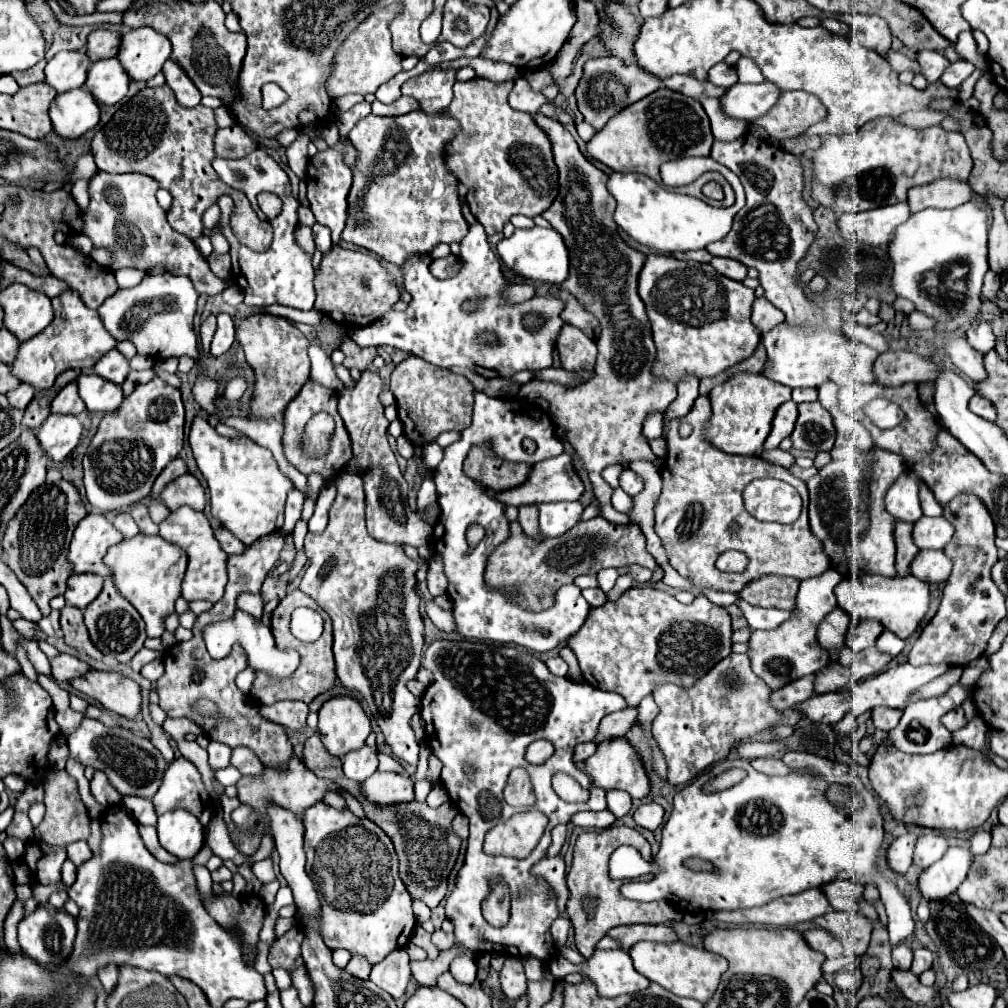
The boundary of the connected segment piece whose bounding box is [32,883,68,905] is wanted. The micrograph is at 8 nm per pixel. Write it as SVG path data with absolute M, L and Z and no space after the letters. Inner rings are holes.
M36 883L32 887L32 895L34 899L38 901L38 905L48 905L48 897L54 893L54 891L62 891L62 889L68 889L64 883L56 883L56 885L40 885Z

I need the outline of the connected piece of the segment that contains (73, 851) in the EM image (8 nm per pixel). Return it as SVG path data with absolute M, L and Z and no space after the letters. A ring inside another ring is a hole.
M86 841L70 843L70 845L66 847L66 851L68 851L68 859L70 859L74 865L82 865L82 863L86 863L86 861L92 857L92 851L90 851L90 847L88 847Z

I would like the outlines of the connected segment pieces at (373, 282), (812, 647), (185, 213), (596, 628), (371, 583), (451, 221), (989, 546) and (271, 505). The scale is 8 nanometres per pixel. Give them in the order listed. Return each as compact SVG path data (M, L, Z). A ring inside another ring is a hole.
M334 245L332 253L322 257L320 271L316 271L316 293L318 299L314 307L334 323L346 327L360 327L380 319L400 299L398 287L376 257L358 251L346 251L338 245Z
M828 569L822 575L800 581L800 589L798 589L798 597L796 597L796 617L790 619L788 623L778 625L772 631L752 629L752 635L748 639L748 653L746 655L750 657L752 671L756 671L756 675L760 679L764 679L764 683L772 691L778 691L780 687L826 667L828 651L824 651L818 645L816 627L822 621L822 617L836 607L834 587L840 581L842 581L842 575L834 569Z
M168 85L156 89L142 89L130 101L126 101L114 117L100 129L92 139L92 155L100 171L106 173L144 173L168 189L174 203L168 211L168 223L182 235L198 239L202 235L202 215L232 189L218 179L212 169L214 133L216 133L214 111L198 105L184 109L174 99Z
M630 587L618 603L592 607L568 647L576 653L588 685L614 691L626 699L628 707L638 707L660 683L692 687L718 661L730 655L730 635L730 615L704 595L690 605L682 605L654 587Z
M348 471L338 475L336 489L338 489L338 495L330 507L328 527L320 535L306 535L304 551L308 555L310 567L306 569L298 589L306 593L308 597L312 597L332 619L334 657L336 657L336 673L338 673L340 683L348 691L360 693L366 699L386 739L386 745L392 749L394 757L416 765L420 747L414 739L410 719L414 713L420 711L420 699L414 697L406 689L406 683L416 677L420 669L422 649L424 649L424 621L418 611L420 599L416 597L412 589L416 585L414 575L420 569L420 563L410 559L404 553L402 545L388 545L388 543L372 539L366 533L364 487L358 475L348 473Z
M412 111L400 117L368 115L360 119L350 133L352 145L360 151L360 161L352 169L354 183L348 195L350 211L342 239L364 247L376 253L380 259L396 265L404 263L408 255L430 253L438 243L460 243L468 233L468 223L460 211L460 197L456 191L458 179L444 163L444 147L456 135L458 127L460 125L448 115L424 115L422 111Z
M960 493L944 505L942 517L954 527L952 541L942 549L952 561L952 573L946 579L940 607L932 621L920 631L908 661L912 665L948 663L964 667L984 653L996 623L1006 617L1004 595L990 577L990 569L998 561L994 545L996 533L988 509L980 499L976 499L976 495L970 493Z
M196 415L192 421L190 447L210 489L212 515L224 527L228 527L246 547L262 535L274 533L278 529L276 519L286 503L286 493L294 485L278 471L270 449L254 443L246 435L222 437L200 415Z

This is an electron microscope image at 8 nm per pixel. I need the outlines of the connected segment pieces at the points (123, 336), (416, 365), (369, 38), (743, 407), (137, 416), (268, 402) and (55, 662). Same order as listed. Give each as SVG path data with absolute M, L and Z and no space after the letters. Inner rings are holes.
M172 273L146 275L140 285L132 289L118 289L108 297L98 313L104 321L104 327L116 341L132 341L140 355L146 355L154 361L164 361L168 357L188 355L198 363L198 337L194 333L194 315L196 315L198 293L192 287L190 279ZM152 311L152 313L140 313Z
M410 355L396 365L390 379L390 391L396 397L398 419L404 425L404 435L414 447L434 443L444 431L462 431L472 423L472 405L476 389L464 375L456 375L450 369L436 367L418 355Z
M402 3L396 5L388 5L382 7L378 11L372 11L360 25L356 31L352 31L352 35L348 35L346 43L342 43L342 47L336 53L334 59L334 69L332 69L332 77L328 81L328 93L336 99L342 97L346 93L360 93L360 95L368 95L368 93L376 93L378 87L386 81L390 81L396 73L402 71L402 57L394 53L392 43L390 43L390 21L394 17L398 17L402 13Z
M736 373L726 383L714 387L708 397L712 403L714 415L706 427L706 439L710 439L710 443L722 449L724 453L760 457L762 443L770 431L772 415L776 407L780 407L784 401L792 397L792 389L776 381L770 381L764 375Z
M154 377L146 385L136 387L136 391L128 397L124 397L122 405L106 413L98 425L96 435L92 437L86 455L84 455L84 487L86 487L86 497L94 511L110 513L120 507L134 505L142 501L144 497L150 495L154 479L158 473L180 453L184 443L184 407L180 399L180 391L176 387L166 385L160 377Z
M252 315L238 323L238 341L246 353L246 363L256 373L252 413L256 419L270 419L284 413L292 397L298 395L310 375L310 341L290 321L274 315Z
M58 653L56 657L52 657L50 667L52 667L52 677L58 683L64 683L64 681L68 683L68 681L76 679L76 675L84 675L90 669L84 661L76 659L72 655L66 655L66 653Z

